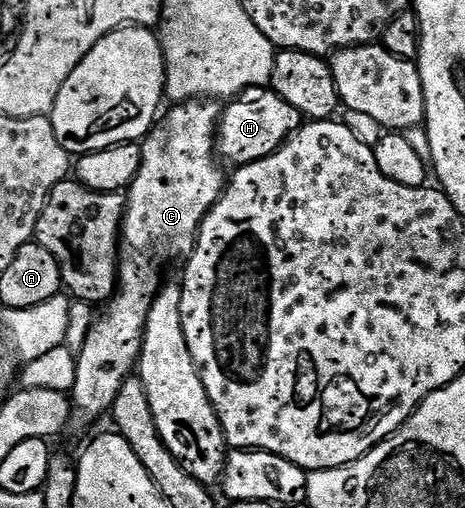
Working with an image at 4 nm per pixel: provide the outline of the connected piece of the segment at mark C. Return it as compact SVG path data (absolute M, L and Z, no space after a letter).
M191 99L187 103L170 106L163 118L145 136L141 143L141 165L135 181L127 188L125 217L121 221L121 237L117 245L117 290L108 300L109 316L101 319L85 335L85 344L77 358L72 402L89 419L112 412L113 402L119 397L123 385L134 374L141 358L141 339L145 336L147 317L157 292L163 286L161 274L172 259L188 260L197 244L201 222L220 200L227 186L227 171L217 150L217 129L221 122L222 104L207 99Z

